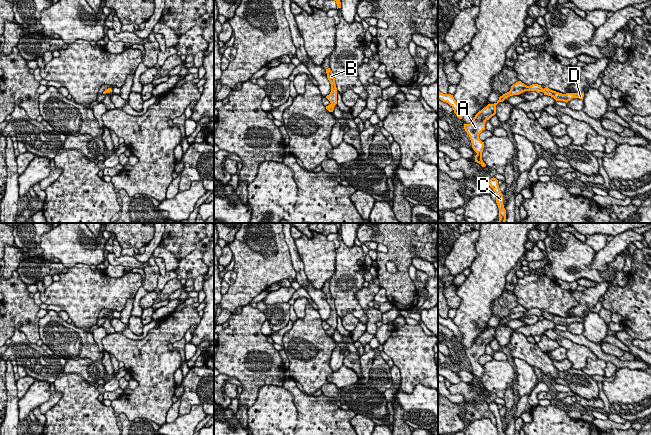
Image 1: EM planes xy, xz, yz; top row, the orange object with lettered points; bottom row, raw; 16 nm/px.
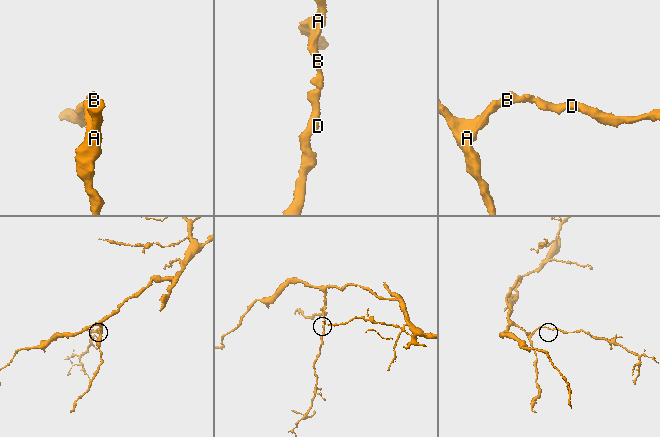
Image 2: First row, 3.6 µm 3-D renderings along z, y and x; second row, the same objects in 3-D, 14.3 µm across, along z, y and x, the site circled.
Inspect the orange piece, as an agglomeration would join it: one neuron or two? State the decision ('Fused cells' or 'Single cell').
Single cell

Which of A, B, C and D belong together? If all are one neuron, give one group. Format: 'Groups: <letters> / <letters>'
Groups: A B C D

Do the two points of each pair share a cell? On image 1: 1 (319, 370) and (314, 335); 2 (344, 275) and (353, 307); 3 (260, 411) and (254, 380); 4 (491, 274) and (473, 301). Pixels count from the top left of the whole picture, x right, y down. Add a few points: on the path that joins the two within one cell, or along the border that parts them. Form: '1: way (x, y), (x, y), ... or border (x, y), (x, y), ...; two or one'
1: way (319, 361), (319, 355), (323, 349), (318, 344); one
2: way (344, 283), (345, 299); one
3: border (278, 386), (264, 384), (256, 400), (248, 408); two
4: way (487, 281), (477, 294); one

